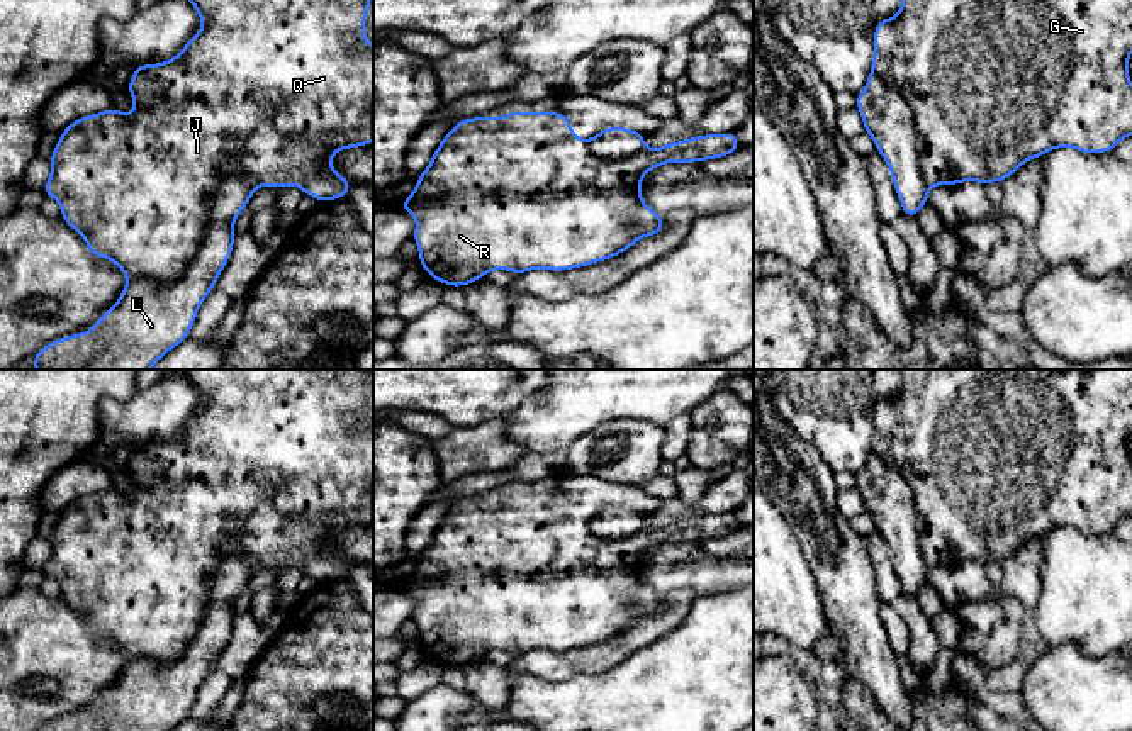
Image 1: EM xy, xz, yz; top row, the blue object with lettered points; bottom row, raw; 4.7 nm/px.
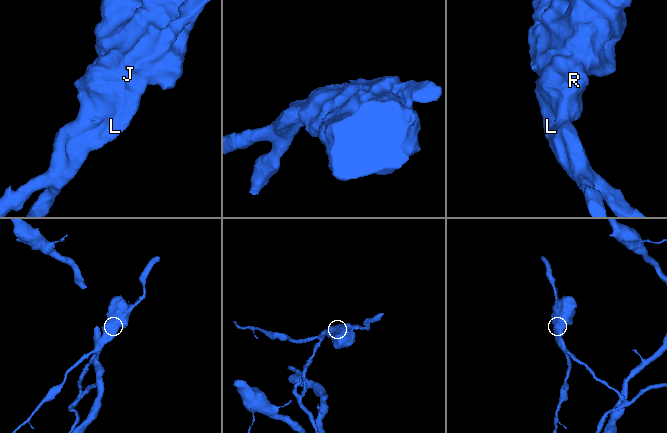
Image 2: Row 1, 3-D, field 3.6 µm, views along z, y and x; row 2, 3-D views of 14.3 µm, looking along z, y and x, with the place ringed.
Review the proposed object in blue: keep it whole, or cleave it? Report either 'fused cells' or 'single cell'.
fused cells

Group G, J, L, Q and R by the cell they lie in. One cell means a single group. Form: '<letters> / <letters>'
G J Q R / L

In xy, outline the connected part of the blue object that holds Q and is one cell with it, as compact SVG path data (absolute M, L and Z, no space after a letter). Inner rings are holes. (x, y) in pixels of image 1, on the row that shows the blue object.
M188 0L193 8L199 12L202 19L202 29L183 46L183 49L173 56L166 63L156 63L156 64L136 64L134 73L131 81L127 83L127 90L134 100L134 112L126 115L115 109L115 105L109 110L92 114L92 115L83 115L76 120L73 120L61 134L58 139L58 144L49 158L51 163L51 176L42 187L42 192L46 197L56 198L61 207L61 219L73 229L76 231L85 241L88 251L95 258L107 258L114 261L120 271L126 275L127 280L141 278L141 276L149 276L156 280L158 283L171 283L178 280L185 266L192 261L192 258L197 253L197 248L204 237L204 232L209 224L209 198L214 193L216 187L221 181L221 175L226 168L226 163L229 159L234 159L243 173L253 180L256 185L265 185L265 187L278 187L283 188L287 185L295 185L304 190L305 195L311 195L317 202L328 202L328 200L336 200L343 198L350 188L353 187L353 181L348 178L341 176L339 173L333 171L333 163L329 161L338 149L350 149L350 148L361 148L367 146L373 141L373 46L367 41L365 37L365 19L370 8L372 0ZM346 34L353 34L356 37L358 46L353 51L348 51L345 47L343 37Z

